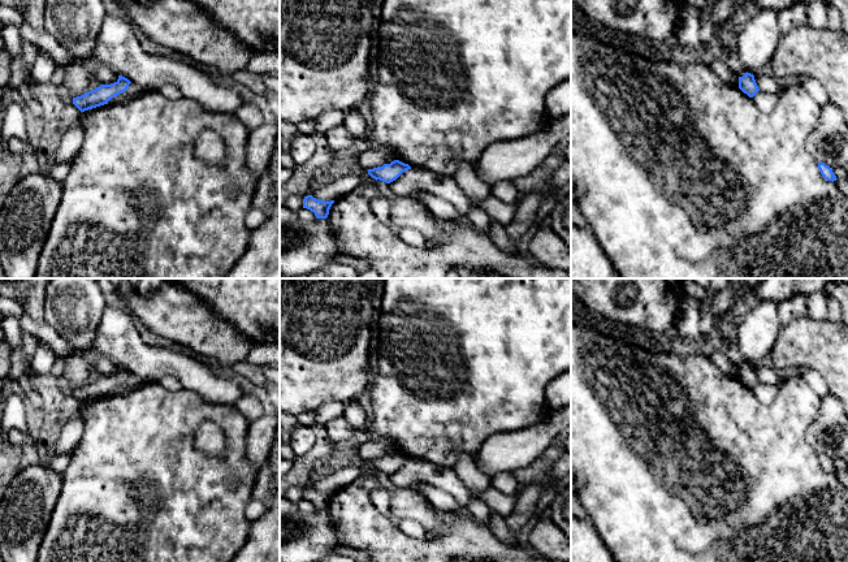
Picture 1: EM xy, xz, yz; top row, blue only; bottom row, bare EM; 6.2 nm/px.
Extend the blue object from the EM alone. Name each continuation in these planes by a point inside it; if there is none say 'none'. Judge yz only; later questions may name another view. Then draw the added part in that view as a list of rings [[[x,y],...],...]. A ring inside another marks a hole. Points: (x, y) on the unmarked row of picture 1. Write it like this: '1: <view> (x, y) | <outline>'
none

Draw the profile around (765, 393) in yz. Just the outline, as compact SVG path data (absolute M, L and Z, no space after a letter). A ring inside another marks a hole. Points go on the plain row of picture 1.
M758 382L752 390L760 402L767 405L775 399L779 386L780 385L770 385L770 384Z

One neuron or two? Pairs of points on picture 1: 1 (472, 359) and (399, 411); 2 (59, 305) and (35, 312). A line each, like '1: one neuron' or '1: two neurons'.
1: one neuron
2: two neurons

